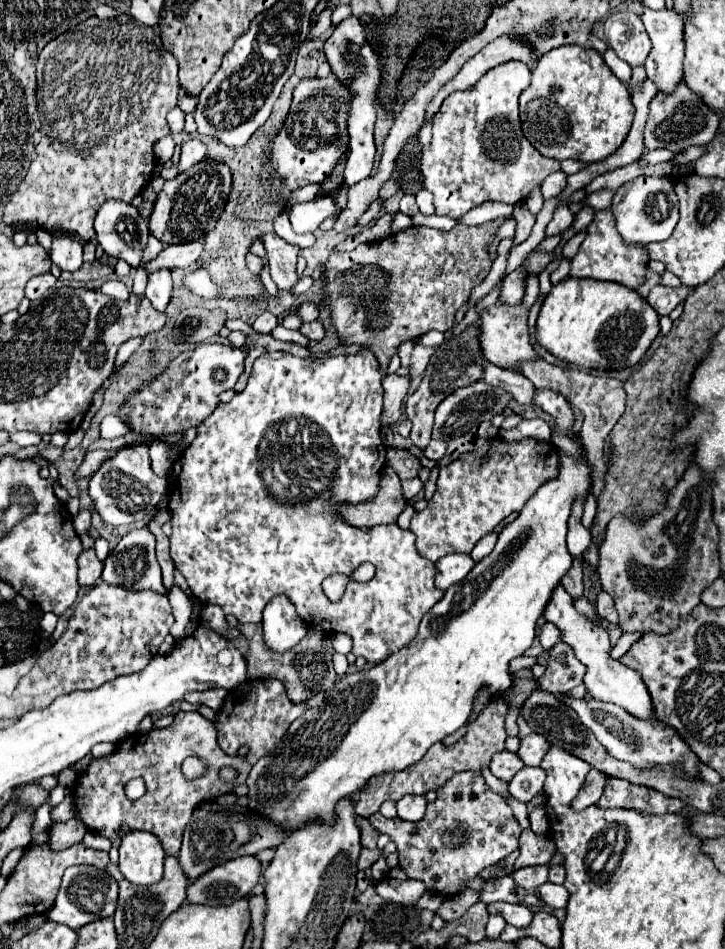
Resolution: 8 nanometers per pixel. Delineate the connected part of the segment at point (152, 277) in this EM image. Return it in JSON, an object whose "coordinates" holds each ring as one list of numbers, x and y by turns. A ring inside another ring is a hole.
{"coordinates":[[156,270,148,274,148,284,146,284,146,298,152,302,156,310,166,310,168,302,172,296,172,278,170,270]]}

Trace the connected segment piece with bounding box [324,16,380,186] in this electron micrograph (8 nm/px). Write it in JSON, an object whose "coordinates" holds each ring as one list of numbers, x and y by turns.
{"coordinates":[[356,16,344,18,338,26,334,26,332,36,324,44,326,58,332,66,332,72,346,80,346,86,352,90,352,112,348,118,348,134,350,134,350,154,346,160,344,170,344,184,352,186,364,178,368,178,373,171,376,146,374,142,374,127,376,110,374,110,374,96,380,84,380,62,374,48,364,38,364,28]]}

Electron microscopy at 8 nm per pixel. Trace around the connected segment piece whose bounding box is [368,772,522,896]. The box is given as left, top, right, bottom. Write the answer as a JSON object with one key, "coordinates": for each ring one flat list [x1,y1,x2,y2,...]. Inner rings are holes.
{"coordinates":[[458,772,436,794,436,800,428,802,426,816,418,822,406,822,402,818,388,820,380,812,368,820,374,830,388,834,396,842,400,868,408,878,422,880,428,890,450,896,460,892,464,882,478,876,480,870,512,854,518,848,522,828,504,798,490,790,476,772]]}

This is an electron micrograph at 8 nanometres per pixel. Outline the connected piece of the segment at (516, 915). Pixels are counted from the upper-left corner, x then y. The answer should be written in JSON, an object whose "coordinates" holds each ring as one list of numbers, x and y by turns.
{"coordinates":[[492,902,492,904,488,904,488,912,502,916,508,924,512,924,516,928,526,928,532,922,532,910,524,904]]}

